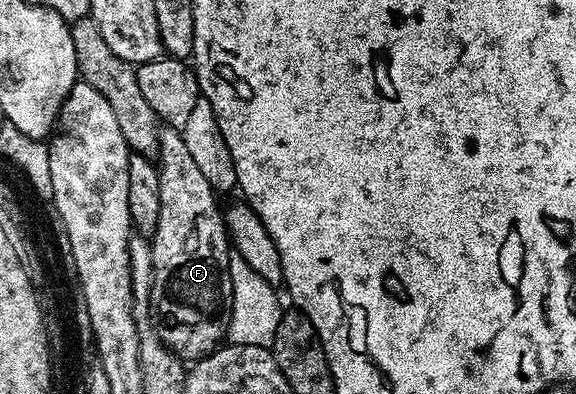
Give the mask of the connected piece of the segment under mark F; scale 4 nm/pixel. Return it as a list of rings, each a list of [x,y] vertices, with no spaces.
[[[161,127],[160,130],[160,150],[158,153],[158,167],[160,170],[160,181],[158,182],[158,195],[162,198],[162,210],[158,214],[158,226],[156,232],[150,237],[152,246],[152,289],[148,295],[147,307],[152,308],[152,324],[156,337],[164,343],[166,347],[180,357],[184,362],[196,362],[201,357],[211,355],[217,348],[225,343],[228,334],[228,323],[232,317],[232,279],[228,273],[228,258],[230,255],[230,241],[228,238],[228,229],[224,226],[224,217],[222,215],[221,205],[216,205],[218,200],[217,193],[212,191],[210,182],[202,175],[202,170],[198,170],[194,158],[190,155],[190,150],[186,150],[181,129]]]

